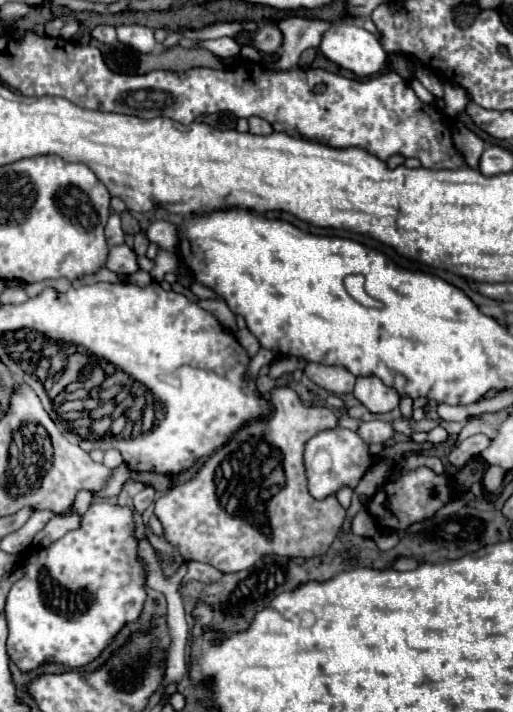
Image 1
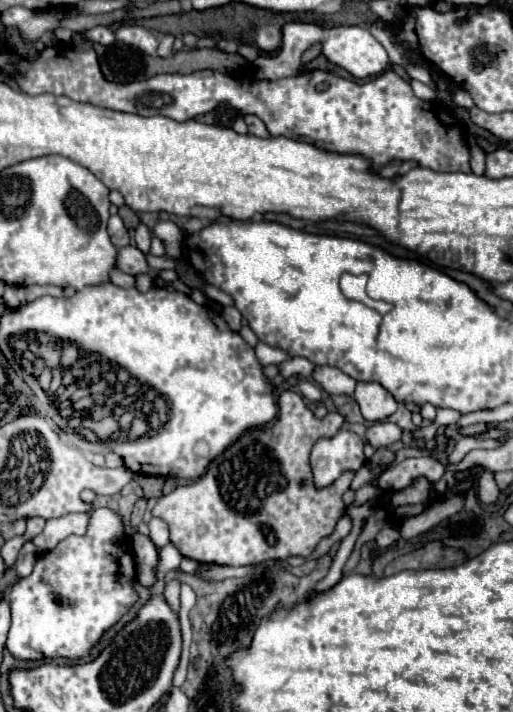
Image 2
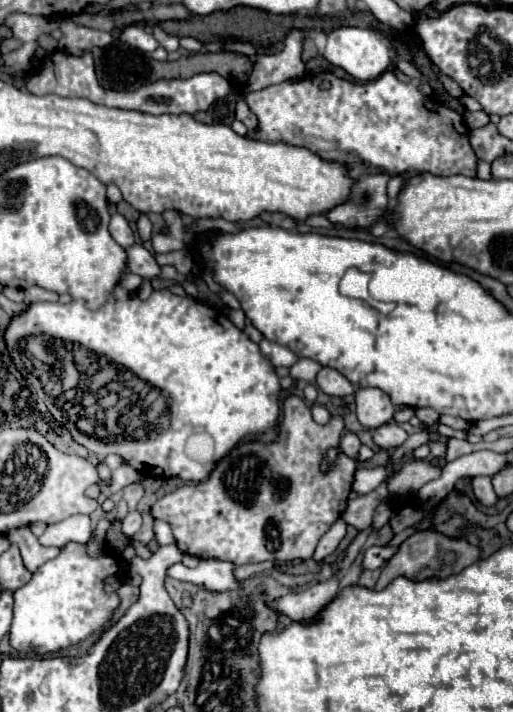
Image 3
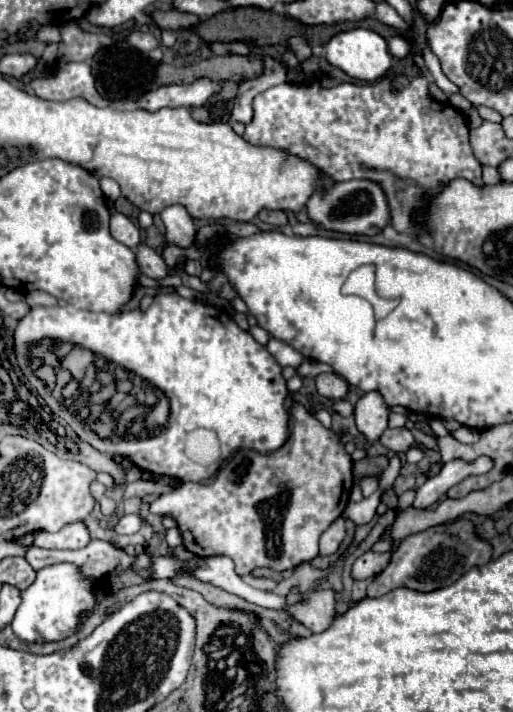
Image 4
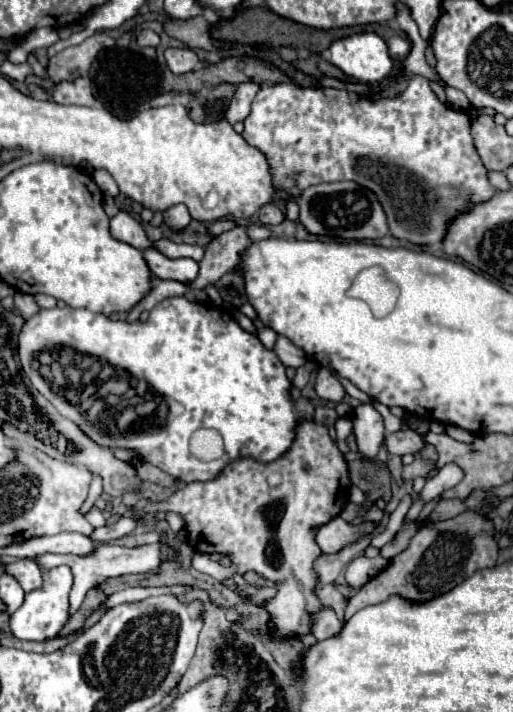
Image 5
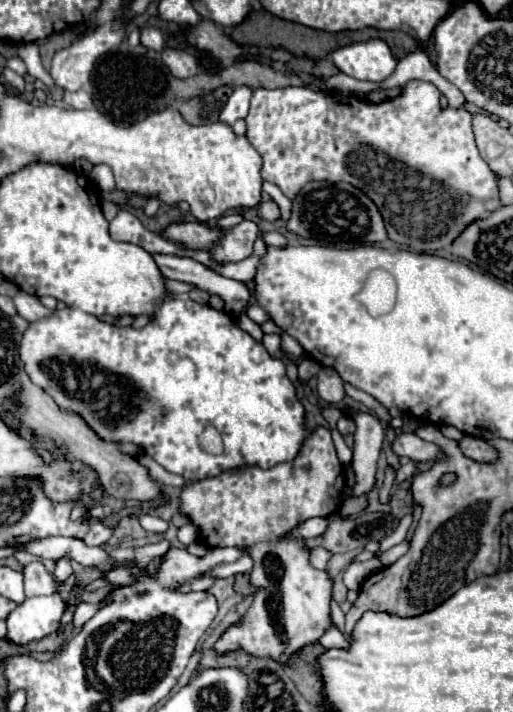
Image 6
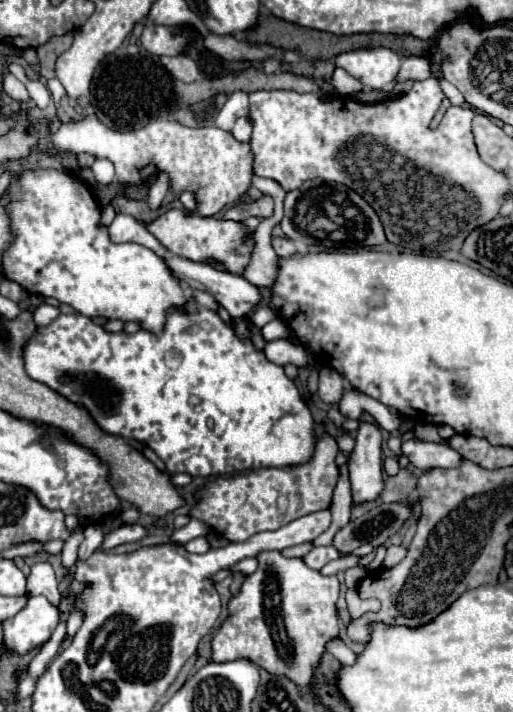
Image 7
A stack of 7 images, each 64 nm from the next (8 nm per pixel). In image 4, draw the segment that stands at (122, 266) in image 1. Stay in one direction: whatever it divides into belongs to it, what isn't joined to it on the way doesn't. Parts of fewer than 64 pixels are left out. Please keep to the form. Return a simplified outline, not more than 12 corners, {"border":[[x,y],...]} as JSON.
{"border":[[140,244],[136,252],[142,274],[168,278],[168,264],[156,250]]}

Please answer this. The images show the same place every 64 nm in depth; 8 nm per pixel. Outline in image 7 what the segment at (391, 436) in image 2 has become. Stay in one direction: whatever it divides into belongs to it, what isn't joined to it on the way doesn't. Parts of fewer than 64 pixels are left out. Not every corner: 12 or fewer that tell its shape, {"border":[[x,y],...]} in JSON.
{"border":[[402,442],[402,454],[424,472],[458,468],[464,460],[450,446]]}

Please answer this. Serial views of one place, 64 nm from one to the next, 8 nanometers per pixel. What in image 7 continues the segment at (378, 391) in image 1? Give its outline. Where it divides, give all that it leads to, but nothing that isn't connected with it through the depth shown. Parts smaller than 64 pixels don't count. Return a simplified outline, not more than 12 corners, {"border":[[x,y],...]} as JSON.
{"border":[[360,422],[350,456],[356,504],[384,492],[382,434]]}

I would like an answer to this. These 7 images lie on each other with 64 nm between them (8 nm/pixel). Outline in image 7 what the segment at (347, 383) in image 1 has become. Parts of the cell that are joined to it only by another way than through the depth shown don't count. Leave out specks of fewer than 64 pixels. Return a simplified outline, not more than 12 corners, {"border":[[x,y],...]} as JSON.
{"border":[[334,368],[320,370],[318,396],[338,404],[344,378]]}

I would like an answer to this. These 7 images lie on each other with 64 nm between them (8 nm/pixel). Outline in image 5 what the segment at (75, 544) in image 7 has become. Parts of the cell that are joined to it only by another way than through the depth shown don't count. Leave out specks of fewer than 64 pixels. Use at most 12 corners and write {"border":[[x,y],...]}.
{"border":[[50,568],[44,588],[10,616],[18,640],[50,640],[68,620],[72,571]]}

